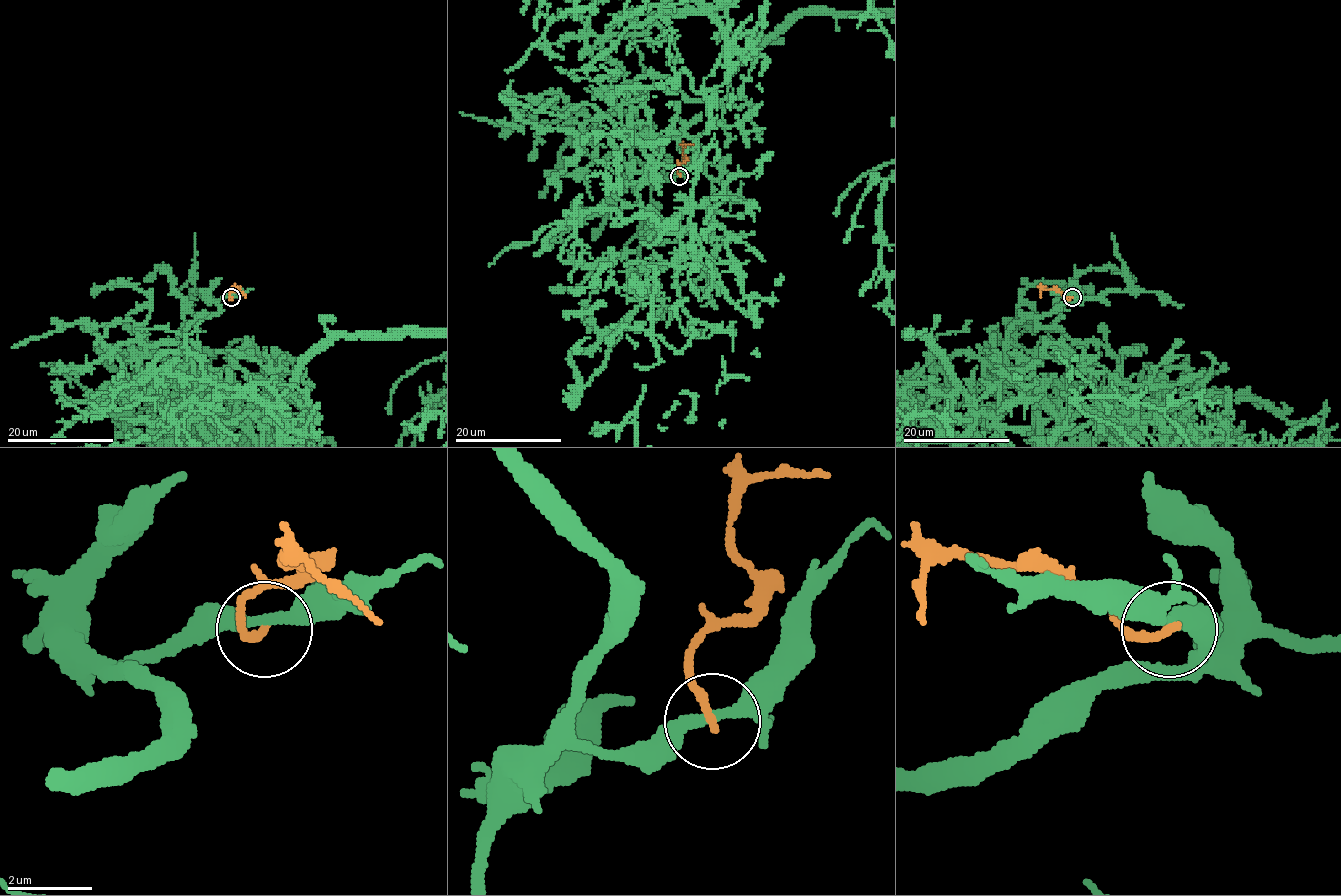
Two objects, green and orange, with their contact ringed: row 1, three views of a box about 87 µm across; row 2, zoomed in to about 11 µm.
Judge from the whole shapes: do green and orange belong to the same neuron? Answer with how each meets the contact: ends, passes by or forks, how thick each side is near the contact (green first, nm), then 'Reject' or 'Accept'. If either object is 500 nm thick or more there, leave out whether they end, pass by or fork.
At the ring green passes by. At the ring orange ends. Thickness 280 nm (green) against 200 nm. Reject

